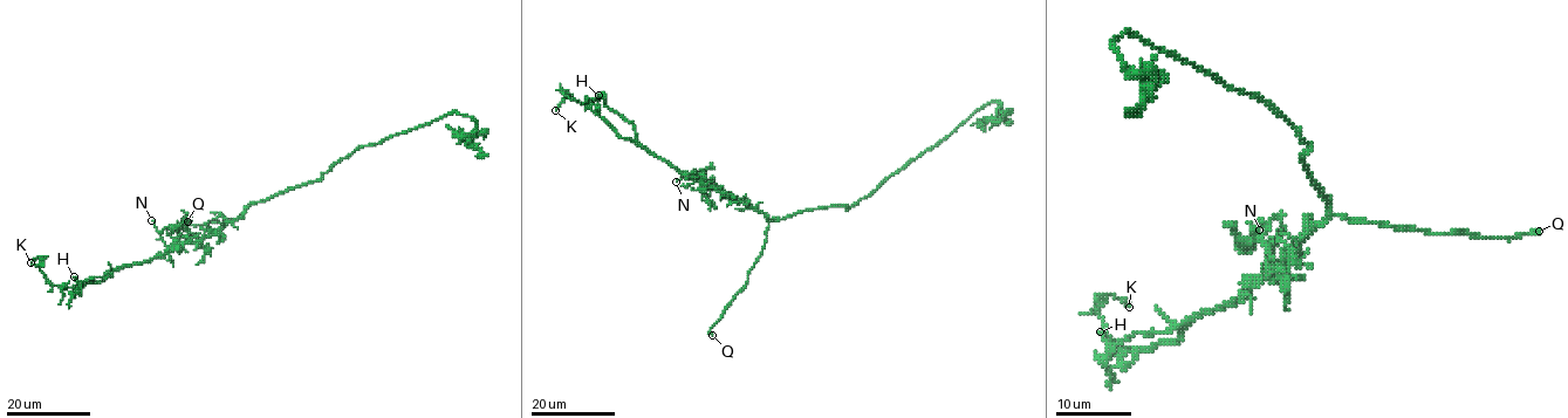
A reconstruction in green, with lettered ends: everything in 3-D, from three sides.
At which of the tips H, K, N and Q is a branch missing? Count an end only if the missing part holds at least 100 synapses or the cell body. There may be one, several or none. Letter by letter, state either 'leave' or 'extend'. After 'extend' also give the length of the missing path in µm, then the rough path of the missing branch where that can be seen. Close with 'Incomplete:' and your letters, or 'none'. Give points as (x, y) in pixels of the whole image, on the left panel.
H: leave
K: leave
N: leave
Q: extend; about 20 µm are missing; missing branch runs (187, 221), (194, 219), (197, 211), (189, 204), (184, 210)
Incomplete: Q

